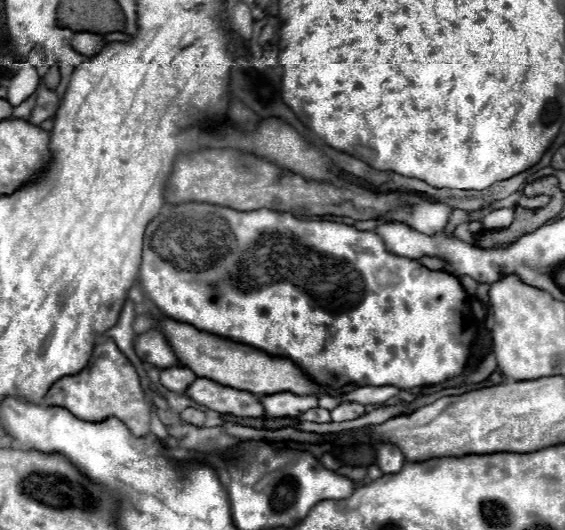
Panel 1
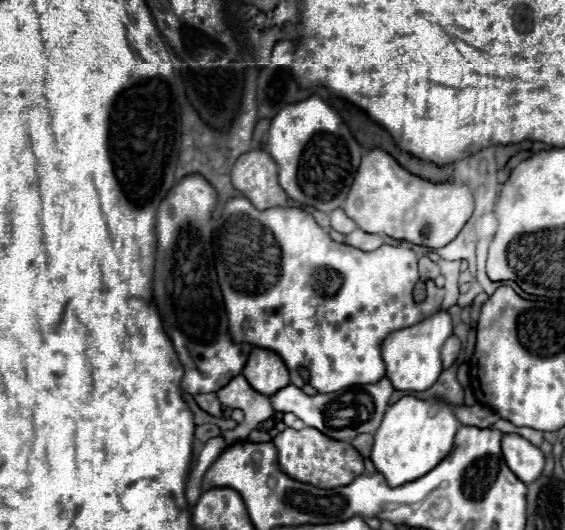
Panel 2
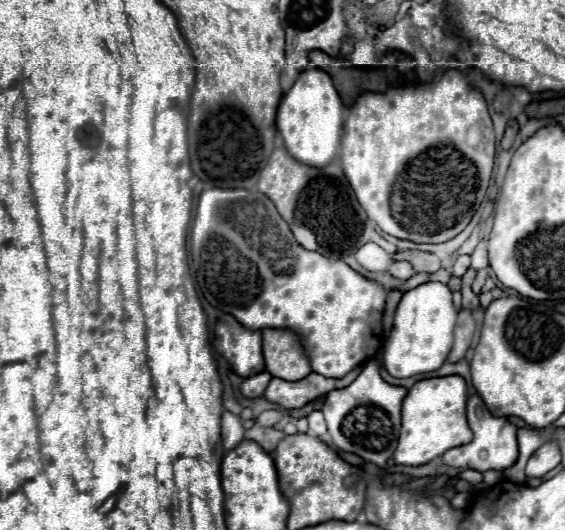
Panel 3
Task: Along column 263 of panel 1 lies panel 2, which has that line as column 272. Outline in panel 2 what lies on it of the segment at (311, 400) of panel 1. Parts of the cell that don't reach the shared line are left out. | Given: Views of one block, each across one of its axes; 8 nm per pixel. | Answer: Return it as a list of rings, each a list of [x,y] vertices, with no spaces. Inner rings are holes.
[[[388,378],[378,380],[376,384],[360,384],[360,386],[348,386],[338,392],[330,394],[316,394],[308,396],[296,386],[286,386],[280,392],[276,392],[270,400],[276,412],[292,412],[296,414],[306,426],[320,430],[322,434],[334,438],[334,440],[344,440],[350,442],[358,434],[374,434],[384,418],[384,412],[388,408],[388,400],[394,392],[394,386],[390,384]]]

